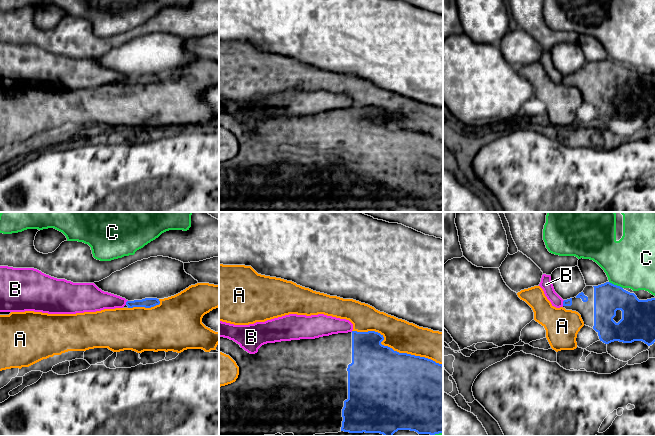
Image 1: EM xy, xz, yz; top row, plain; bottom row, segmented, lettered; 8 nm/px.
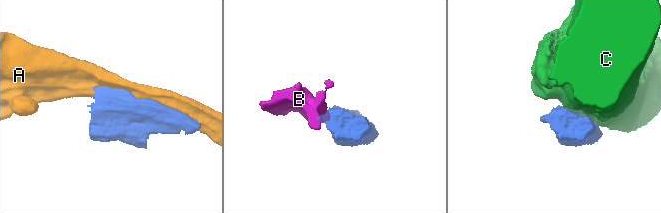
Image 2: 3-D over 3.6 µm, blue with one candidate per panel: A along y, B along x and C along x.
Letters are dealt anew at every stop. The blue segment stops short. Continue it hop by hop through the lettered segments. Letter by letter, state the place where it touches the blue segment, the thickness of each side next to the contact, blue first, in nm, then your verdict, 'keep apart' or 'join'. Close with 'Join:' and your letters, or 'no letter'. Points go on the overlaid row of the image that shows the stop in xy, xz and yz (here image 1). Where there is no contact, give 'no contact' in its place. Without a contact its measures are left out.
A: meets blue in xz at (392, 349); 500 nm thick on the blue side, 260 nm on the other; keep apart
B: meets blue in xy at (126, 302); 80 nm thick on the blue side, 180 nm on the other; keep apart
C: meets blue in yz at (616, 285); 240 nm thick on the blue side, 400 nm on the other; keep apart
Join: no letter

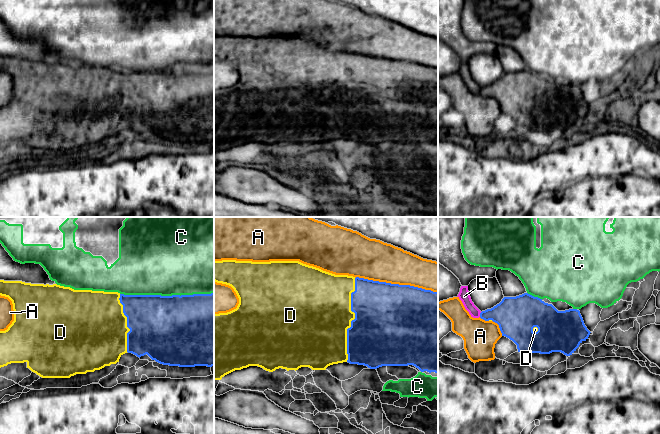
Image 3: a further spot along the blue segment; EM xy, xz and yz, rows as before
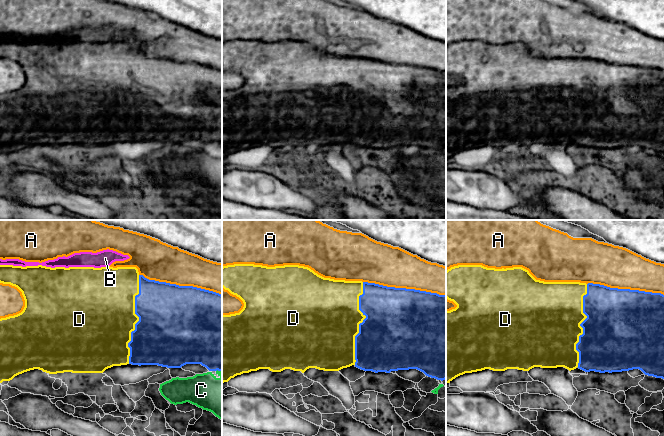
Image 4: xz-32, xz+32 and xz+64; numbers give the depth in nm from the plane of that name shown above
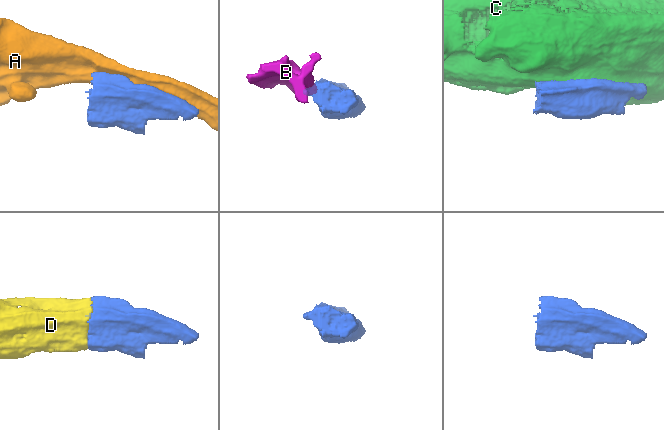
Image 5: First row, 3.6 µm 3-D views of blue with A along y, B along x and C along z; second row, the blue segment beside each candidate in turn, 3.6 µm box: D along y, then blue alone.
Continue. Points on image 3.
A: meets blue in xz at (396, 284); 500 nm thick on the blue side, 320 nm on the other; keep apart
B: meets blue in yz at (480, 314); 280 nm thick on the blue side, 90 nm on the other; keep apart
C: meets blue in xy at (166, 296); 500 nm thick on the blue side, 480 nm on the other; keep apart
D: meets blue in xz at (352, 320); 480 nm thick on the blue side, 460 nm on the other; join
Join: D

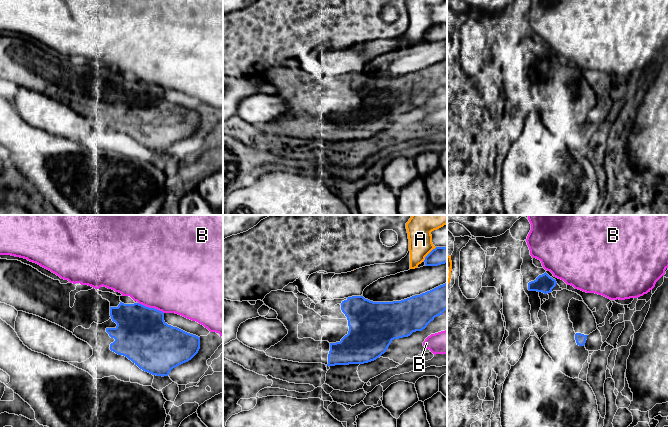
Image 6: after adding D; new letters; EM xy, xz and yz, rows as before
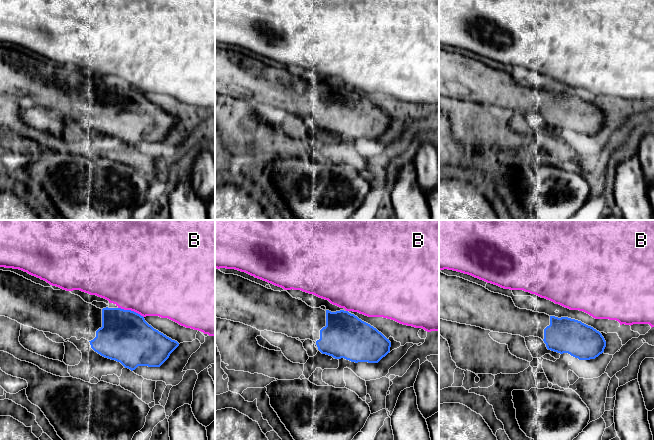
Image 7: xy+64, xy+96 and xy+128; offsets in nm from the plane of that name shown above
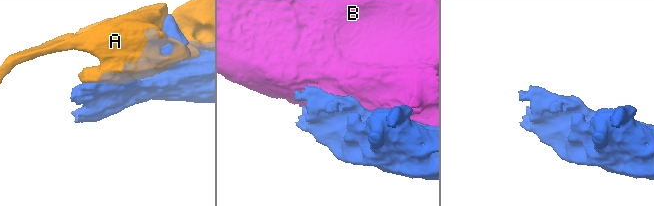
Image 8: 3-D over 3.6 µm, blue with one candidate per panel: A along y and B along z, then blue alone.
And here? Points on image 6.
A: meets blue in xz at (429, 253); 140 nm thick on the blue side, 200 nm on the other; keep apart
B: meets blue in xy at (151, 308); 420 nm thick on the blue side, 480 nm on the other; keep apart
Join: no letter

